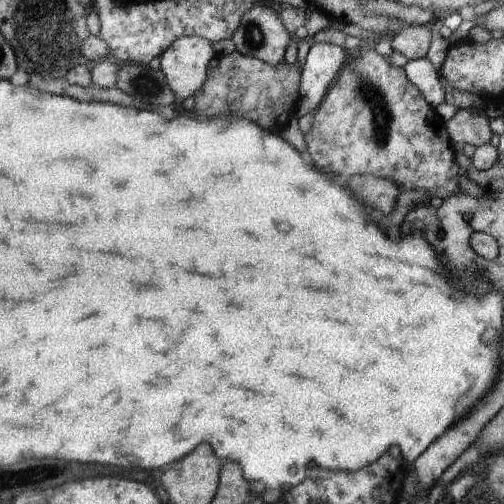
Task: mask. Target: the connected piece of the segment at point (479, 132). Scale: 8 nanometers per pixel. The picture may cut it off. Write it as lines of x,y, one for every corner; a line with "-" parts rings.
458,109
452,120
444,123
451,145
472,144
472,146
490,145
492,130
490,120
484,112
478,113
474,109

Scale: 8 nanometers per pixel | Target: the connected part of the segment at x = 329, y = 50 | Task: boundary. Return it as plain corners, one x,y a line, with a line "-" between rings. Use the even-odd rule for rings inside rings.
324,42
315,43
310,48
301,72
299,100
295,105
294,114
298,119
320,106
350,55
344,48

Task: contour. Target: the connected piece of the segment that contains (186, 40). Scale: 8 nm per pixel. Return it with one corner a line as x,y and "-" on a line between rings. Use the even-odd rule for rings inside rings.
183,37
161,55
161,72
179,101
197,94
205,84
209,63
215,58
212,44
201,37

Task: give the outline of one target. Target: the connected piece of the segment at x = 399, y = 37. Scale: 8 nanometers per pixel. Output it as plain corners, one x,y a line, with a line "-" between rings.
410,25
392,36
393,50
406,56
408,61
426,57
431,44
431,30
424,25

